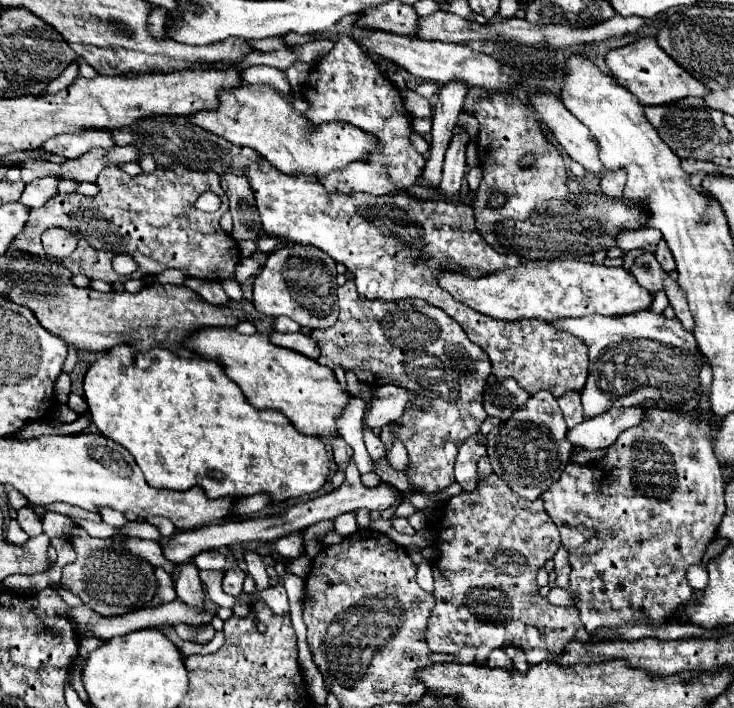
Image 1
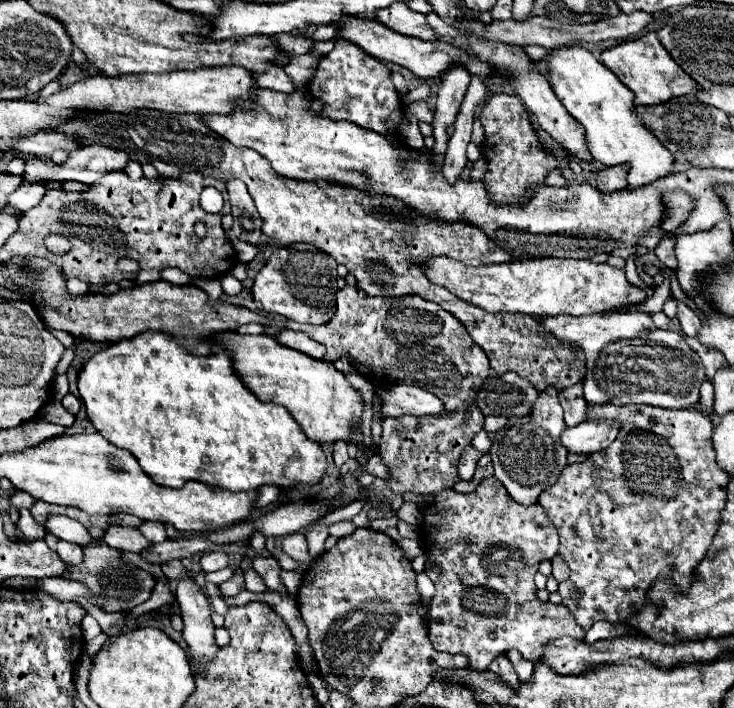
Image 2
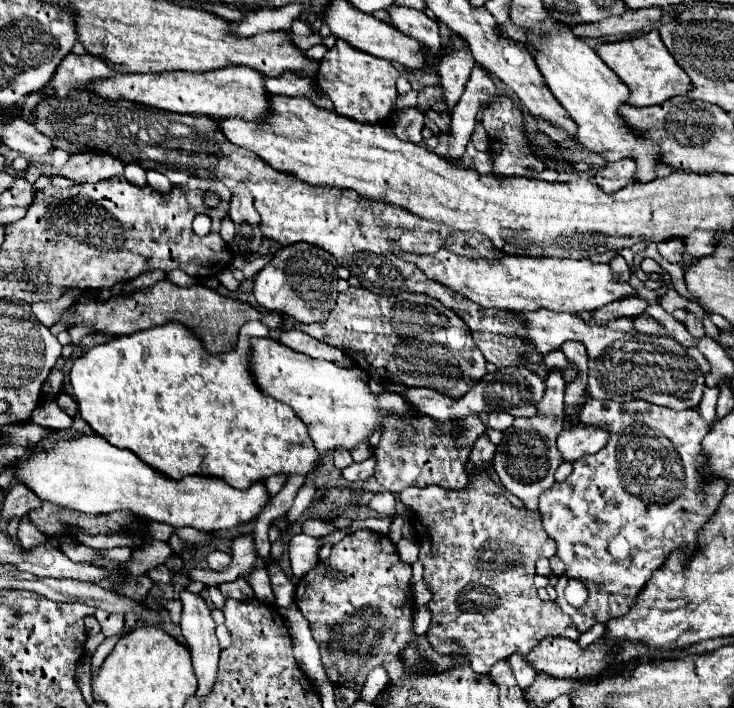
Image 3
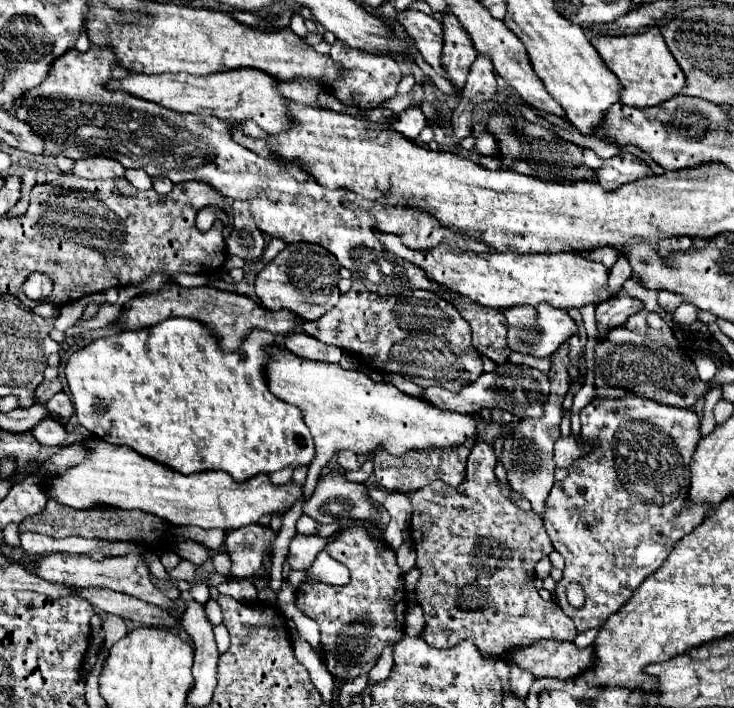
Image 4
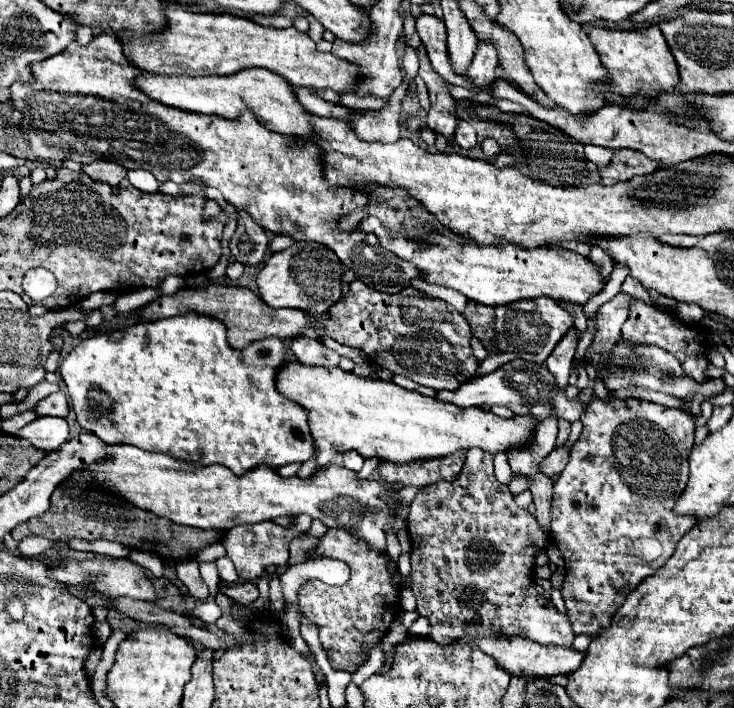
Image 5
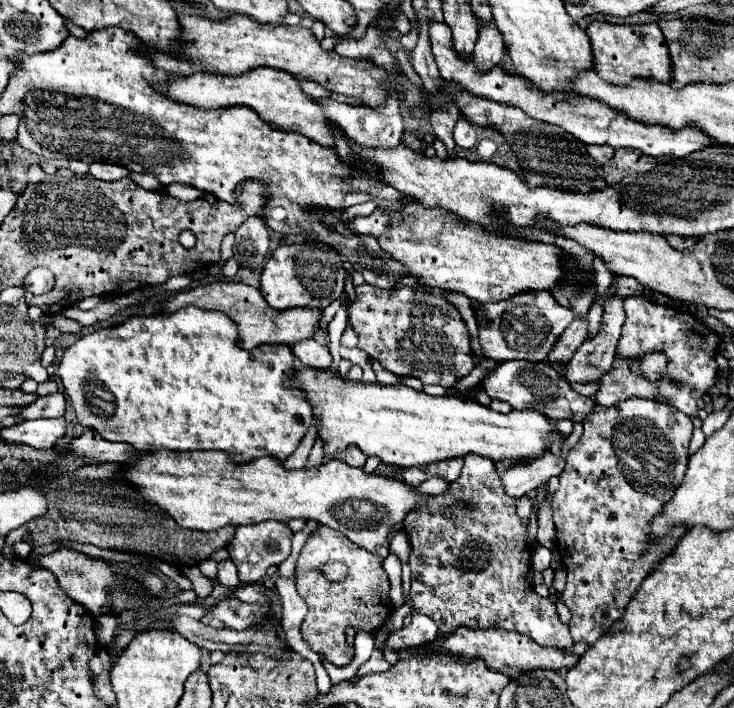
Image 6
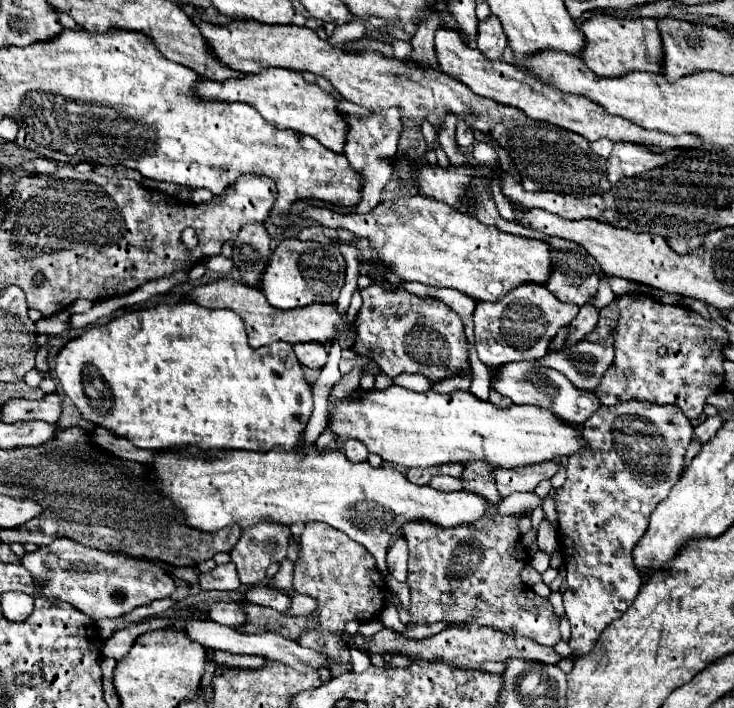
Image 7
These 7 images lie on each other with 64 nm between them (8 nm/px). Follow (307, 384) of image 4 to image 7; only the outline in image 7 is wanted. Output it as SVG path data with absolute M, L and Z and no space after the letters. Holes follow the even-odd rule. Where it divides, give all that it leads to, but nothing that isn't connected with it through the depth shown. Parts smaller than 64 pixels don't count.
M390 386L386 390L370 390L358 400L352 400L348 396L334 408L328 428L332 428L332 432L338 436L338 444L350 438L358 438L368 446L370 452L382 456L384 462L404 468L430 468L452 462L484 462L492 468L520 468L540 462L552 462L556 458L570 458L572 454L580 452L580 448L586 448L586 438L582 436L580 426L560 420L546 408L518 404L512 404L508 408L496 408L492 402L480 400L464 390L456 390L450 394L438 394L430 390L418 394L400 386Z

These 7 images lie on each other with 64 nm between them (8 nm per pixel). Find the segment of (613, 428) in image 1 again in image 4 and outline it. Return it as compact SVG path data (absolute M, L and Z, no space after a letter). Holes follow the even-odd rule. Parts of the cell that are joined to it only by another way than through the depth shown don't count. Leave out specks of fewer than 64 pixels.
M580 436L558 438L558 442L554 446L554 464L556 464L556 468L568 468L572 464L572 460L576 460L576 456L582 456L584 452L588 452L588 448L584 448L584 444L580 444Z

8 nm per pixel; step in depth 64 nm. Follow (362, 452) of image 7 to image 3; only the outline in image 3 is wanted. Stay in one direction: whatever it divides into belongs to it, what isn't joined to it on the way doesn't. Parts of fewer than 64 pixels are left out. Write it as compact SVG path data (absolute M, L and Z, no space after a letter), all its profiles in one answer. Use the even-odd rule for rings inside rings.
M336 448L336 450L334 450L334 466L342 470L342 468L346 468L346 466L350 466L350 464L354 464L352 454L350 454L348 450L344 450L344 448Z

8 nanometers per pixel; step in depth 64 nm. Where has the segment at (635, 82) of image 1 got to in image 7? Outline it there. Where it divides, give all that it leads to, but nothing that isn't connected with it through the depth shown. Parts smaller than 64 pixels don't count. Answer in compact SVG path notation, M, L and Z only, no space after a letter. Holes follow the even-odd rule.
M598 12L582 24L582 32L584 32L586 42L580 56L584 64L598 76L614 78L626 72L634 72L634 70L660 72L660 32L656 28L656 20L614 18L610 14Z

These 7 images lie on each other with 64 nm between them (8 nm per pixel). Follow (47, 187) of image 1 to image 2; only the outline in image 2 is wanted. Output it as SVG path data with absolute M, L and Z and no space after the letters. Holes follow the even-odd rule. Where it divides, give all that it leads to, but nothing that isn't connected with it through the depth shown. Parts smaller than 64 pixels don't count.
M22 180L22 184L8 196L8 204L22 210L22 212L26 212L26 210L30 210L32 206L36 206L42 200L44 192L46 192L46 188L44 188L42 182L30 184L30 182Z

